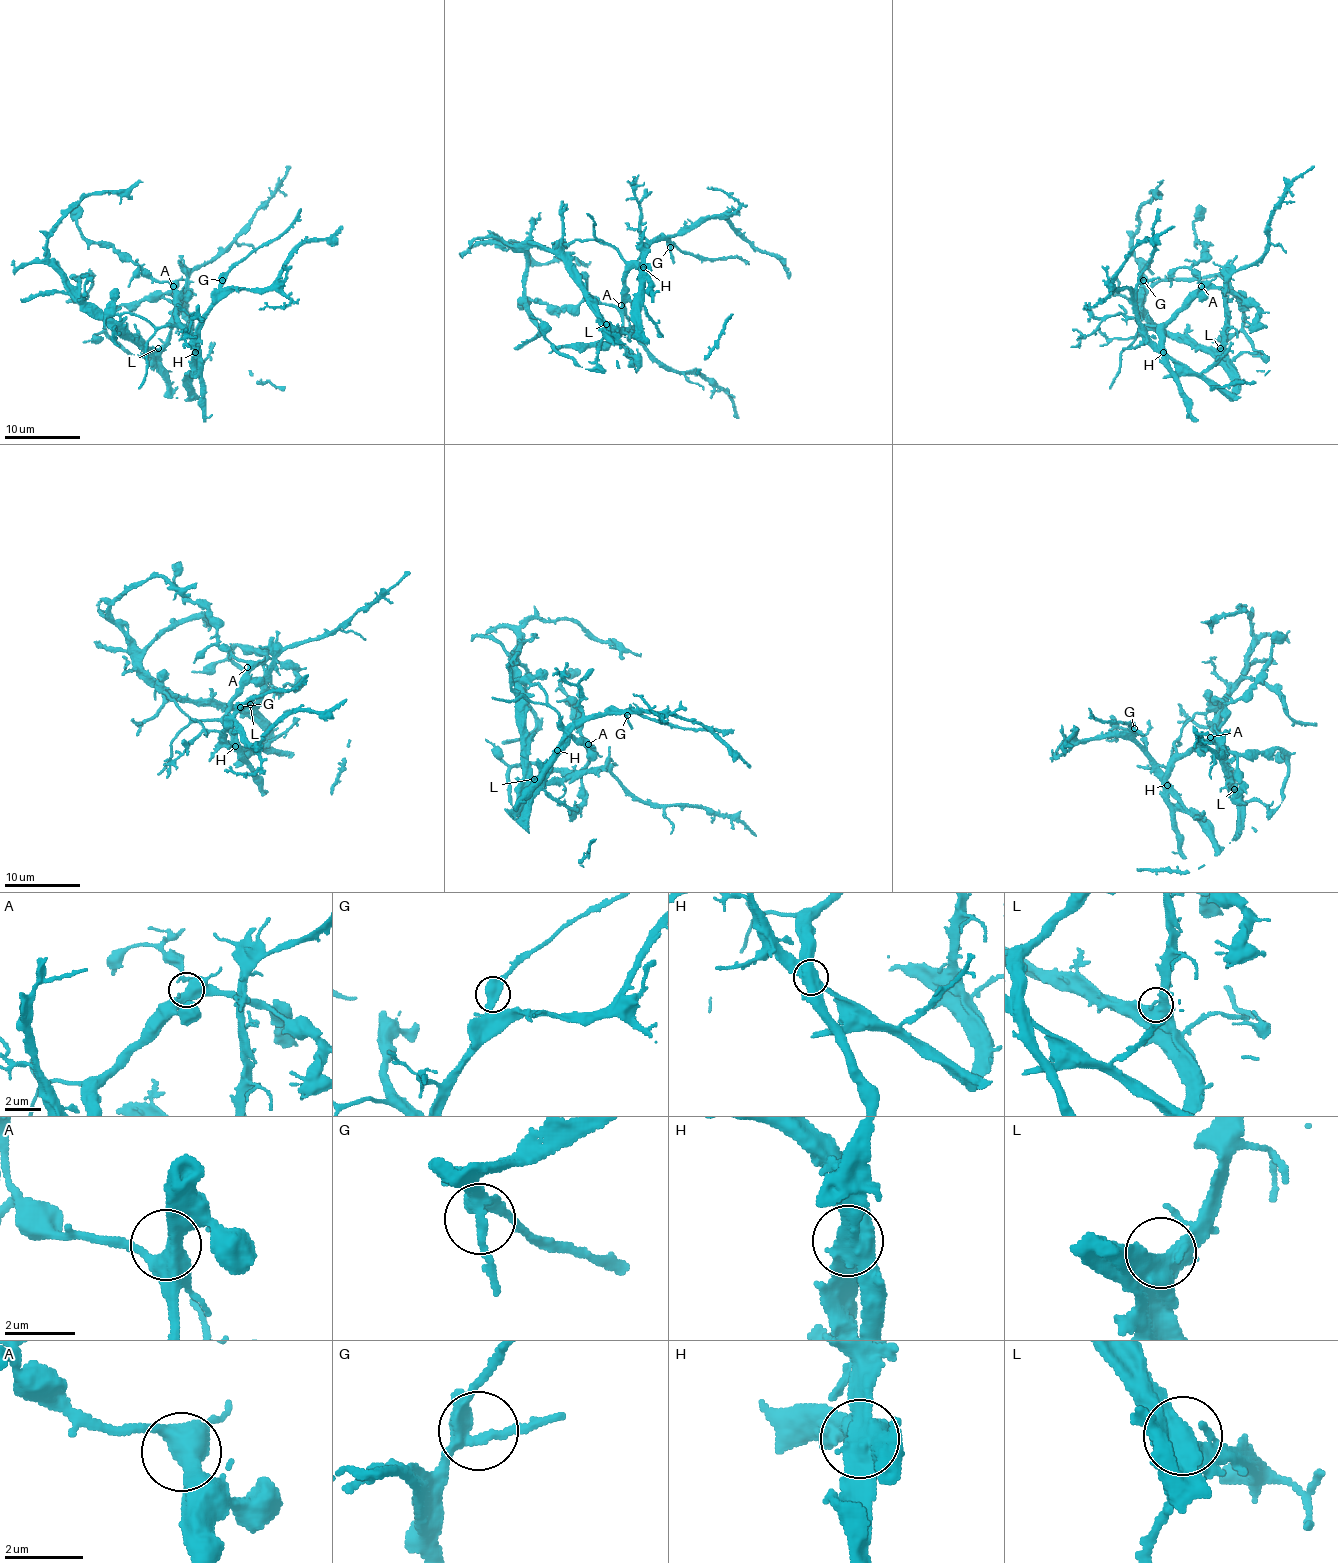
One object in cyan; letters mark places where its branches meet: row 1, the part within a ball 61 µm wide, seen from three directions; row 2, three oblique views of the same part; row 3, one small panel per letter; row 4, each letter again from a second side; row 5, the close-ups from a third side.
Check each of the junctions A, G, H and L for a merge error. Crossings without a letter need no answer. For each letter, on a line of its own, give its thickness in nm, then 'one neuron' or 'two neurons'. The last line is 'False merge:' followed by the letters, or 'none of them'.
A: 440 nm thick; one neuron
G: 280 nm thick; one neuron
H: 600 nm thick; two neurons
L: 480 nm thick; one neuron
False merge: H

